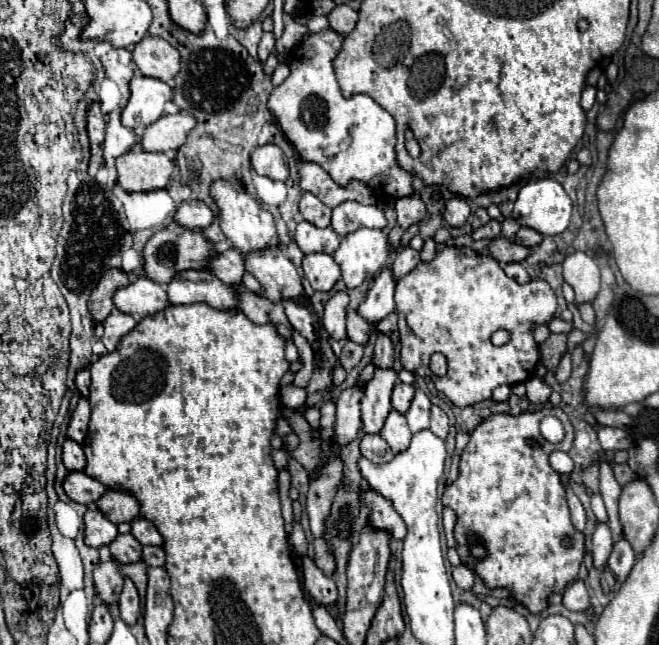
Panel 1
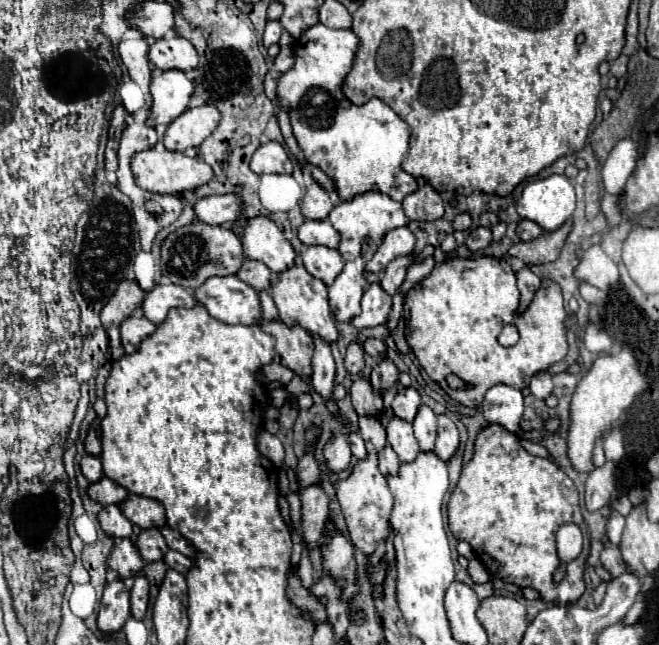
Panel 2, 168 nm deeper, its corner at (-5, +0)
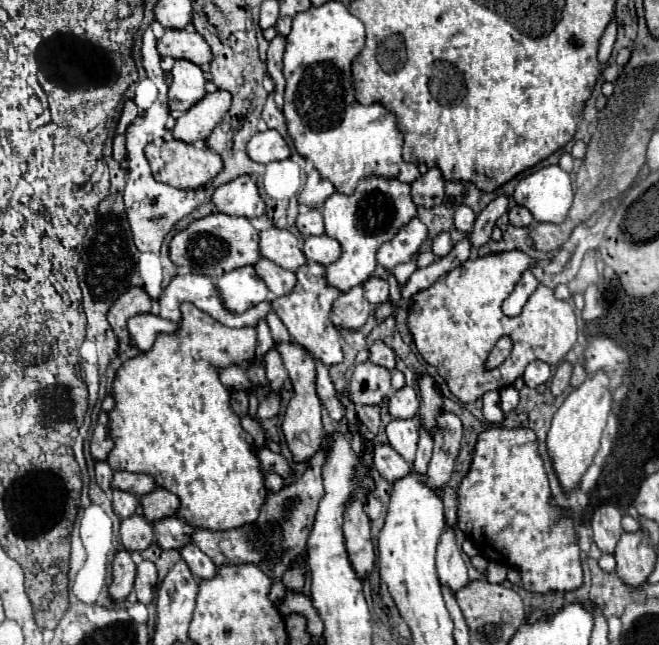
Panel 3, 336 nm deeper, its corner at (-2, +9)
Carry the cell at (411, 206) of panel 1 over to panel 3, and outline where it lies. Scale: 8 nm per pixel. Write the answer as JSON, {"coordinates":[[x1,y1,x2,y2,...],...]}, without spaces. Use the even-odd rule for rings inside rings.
{"coordinates":[[429,168,429,172,425,172,411,184,411,198,417,206,437,206,443,202,443,196,443,176,437,168]]}

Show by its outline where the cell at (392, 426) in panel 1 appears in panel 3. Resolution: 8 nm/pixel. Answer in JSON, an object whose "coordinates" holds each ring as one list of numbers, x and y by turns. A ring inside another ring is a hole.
{"coordinates":[[393,420,387,424,387,438,389,446,397,450,409,464,415,458,417,442,419,442,419,426,417,420]]}

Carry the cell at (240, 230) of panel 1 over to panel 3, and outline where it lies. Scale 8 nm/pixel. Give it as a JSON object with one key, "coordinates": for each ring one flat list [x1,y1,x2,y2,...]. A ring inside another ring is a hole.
{"coordinates":[[279,228,263,230,259,246,263,258,275,262,285,270,295,272,303,264,307,264,307,258,299,248,299,240,289,230,279,230]]}

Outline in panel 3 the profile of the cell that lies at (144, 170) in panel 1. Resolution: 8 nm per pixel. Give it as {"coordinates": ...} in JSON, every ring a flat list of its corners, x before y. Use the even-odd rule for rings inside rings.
{"coordinates":[[181,140,163,142,161,146,149,144,145,148,145,156,151,164,153,178,157,182,163,182,163,184,169,184,169,186,175,186,175,188,181,188,181,190,187,190,187,188,197,190,197,188,205,186,207,182,211,182,223,170,223,160,221,160,219,154,215,154,209,148,207,150,195,148,193,144,185,144]]}

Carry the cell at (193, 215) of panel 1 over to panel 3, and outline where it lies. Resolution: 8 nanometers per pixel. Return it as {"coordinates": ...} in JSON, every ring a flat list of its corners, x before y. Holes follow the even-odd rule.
{"coordinates":[[241,176,223,186,219,186,213,194,213,204,219,212,229,216,245,216,255,218,263,216,267,206,259,196,259,188,253,178]]}

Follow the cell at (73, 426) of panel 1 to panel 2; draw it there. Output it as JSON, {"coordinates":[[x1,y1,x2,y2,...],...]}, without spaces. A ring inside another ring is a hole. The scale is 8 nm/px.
{"coordinates":[[96,417,88,429,88,435,86,435,86,441,84,441,84,447,86,447,86,453,90,455,100,455,100,419]]}

